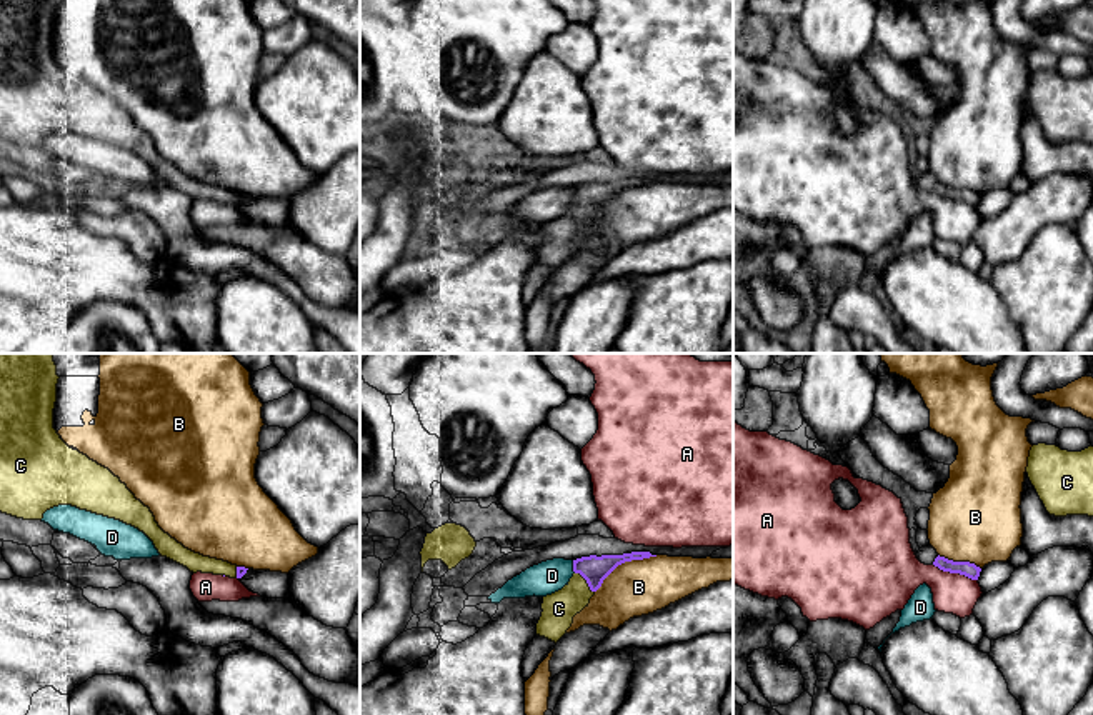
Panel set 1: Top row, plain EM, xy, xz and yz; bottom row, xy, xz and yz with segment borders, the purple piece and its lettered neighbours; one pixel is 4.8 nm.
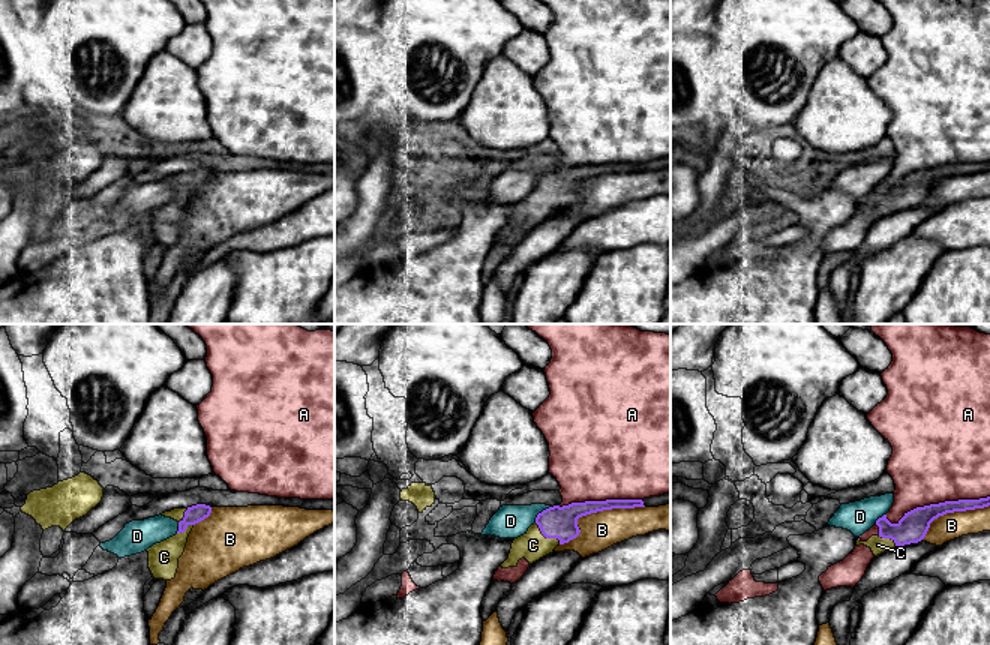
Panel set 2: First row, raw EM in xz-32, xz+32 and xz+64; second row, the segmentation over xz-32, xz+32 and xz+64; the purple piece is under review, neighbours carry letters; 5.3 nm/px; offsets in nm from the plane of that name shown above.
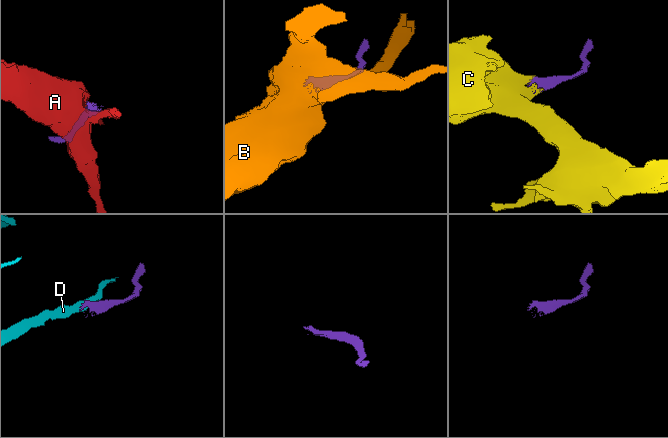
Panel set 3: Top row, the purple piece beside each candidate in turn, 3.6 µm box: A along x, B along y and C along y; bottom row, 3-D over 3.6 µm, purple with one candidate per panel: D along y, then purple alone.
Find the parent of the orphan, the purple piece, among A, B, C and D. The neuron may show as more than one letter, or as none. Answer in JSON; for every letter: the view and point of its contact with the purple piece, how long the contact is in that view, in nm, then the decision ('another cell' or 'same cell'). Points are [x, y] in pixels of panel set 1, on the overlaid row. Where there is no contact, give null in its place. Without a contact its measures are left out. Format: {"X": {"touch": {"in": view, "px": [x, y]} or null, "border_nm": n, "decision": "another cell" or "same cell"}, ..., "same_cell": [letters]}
{"A": {"touch": {"in": "yz", "px": [955, 572]}, "border_nm": 240, "decision": "another cell"}, "B": {"touch": {"in": "xz", "px": [623, 562]}, "border_nm": 360, "decision": "another cell"}, "C": {"touch": {"in": "xz", "px": [587, 582]}, "border_nm": 140, "decision": "same cell"}, "D": {"touch": {"in": "xz", "px": [573, 567]}, "border_nm": 70, "decision": "another cell"}, "same_cell": ["C"]}

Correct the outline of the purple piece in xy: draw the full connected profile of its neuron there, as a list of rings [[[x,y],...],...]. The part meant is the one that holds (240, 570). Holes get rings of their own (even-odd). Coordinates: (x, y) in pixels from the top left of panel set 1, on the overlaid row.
[[[0,353],[0,512],[23,520],[42,520],[47,510],[72,505],[138,528],[162,557],[193,573],[242,578],[248,568],[185,548],[158,527],[150,508],[118,477],[60,438],[53,428],[58,378],[53,353]]]

